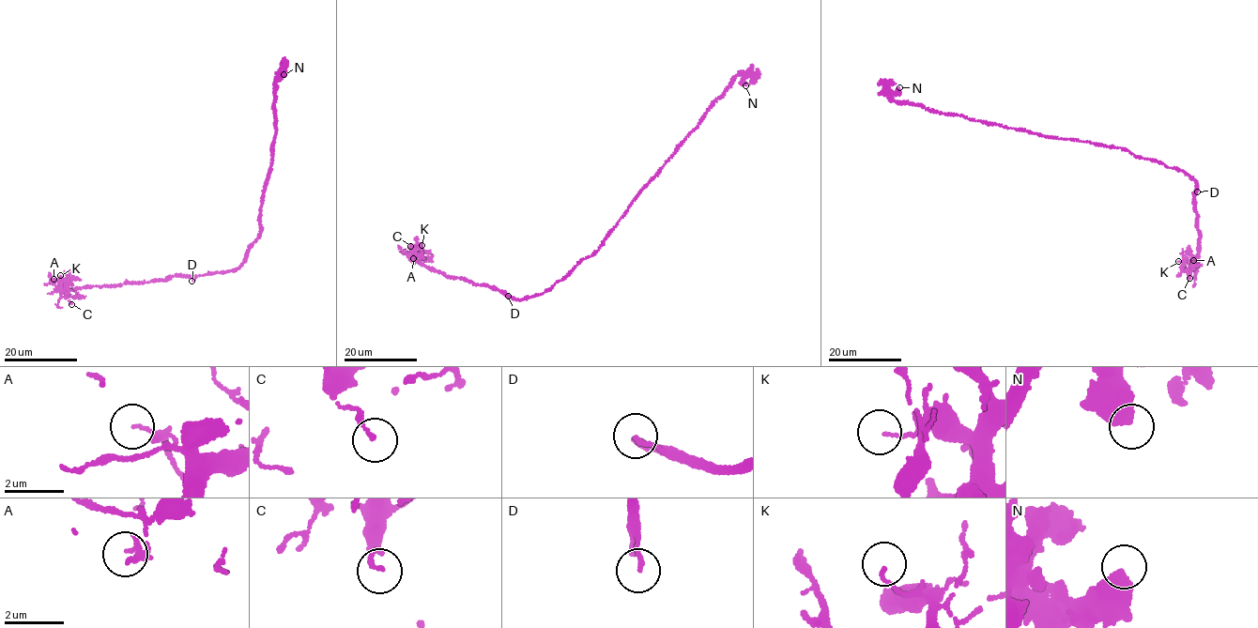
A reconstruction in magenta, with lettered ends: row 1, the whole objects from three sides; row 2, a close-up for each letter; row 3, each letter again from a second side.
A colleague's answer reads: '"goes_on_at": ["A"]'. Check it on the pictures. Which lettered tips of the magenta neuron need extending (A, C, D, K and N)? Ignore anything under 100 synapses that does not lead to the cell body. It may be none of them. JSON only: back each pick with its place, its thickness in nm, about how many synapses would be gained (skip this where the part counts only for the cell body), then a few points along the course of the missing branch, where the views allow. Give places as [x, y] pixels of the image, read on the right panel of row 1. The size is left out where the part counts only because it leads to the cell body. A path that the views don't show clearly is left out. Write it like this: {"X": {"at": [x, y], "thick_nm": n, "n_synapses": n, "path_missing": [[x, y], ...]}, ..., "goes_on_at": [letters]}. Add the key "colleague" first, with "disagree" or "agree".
{"colleague": "agree", "A": {"at": [1193, 260], "thick_nm": 60, "path_missing": [[1193, 260], [1196, 288], [1206, 298], [1225, 299], [1238, 287]]}, "goes_on_at": ["A"]}

